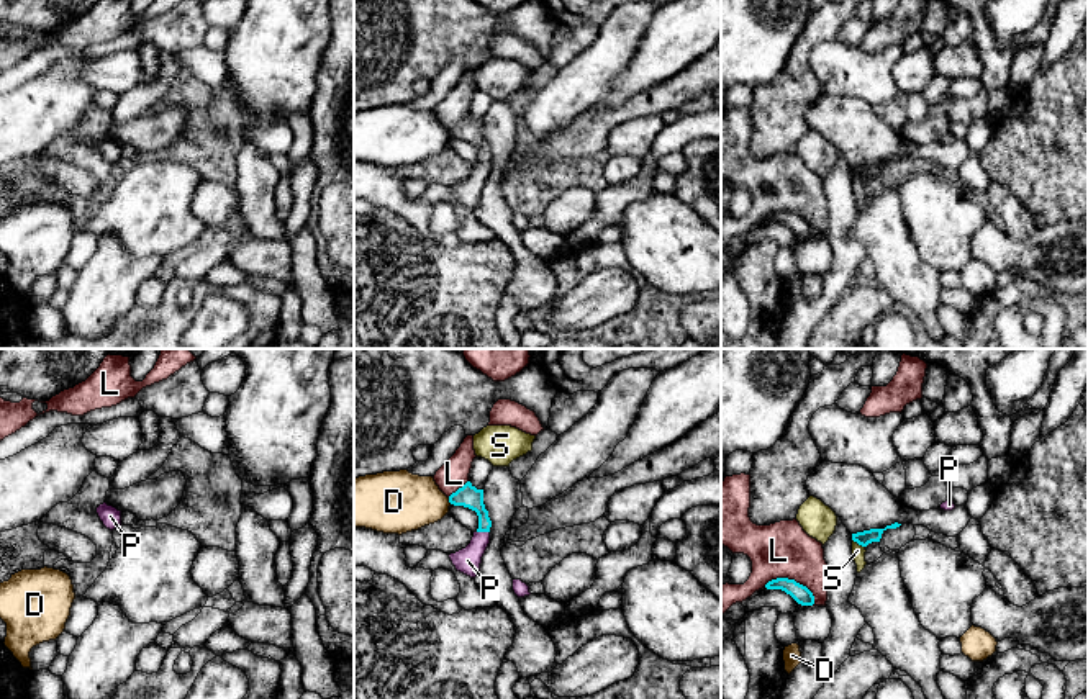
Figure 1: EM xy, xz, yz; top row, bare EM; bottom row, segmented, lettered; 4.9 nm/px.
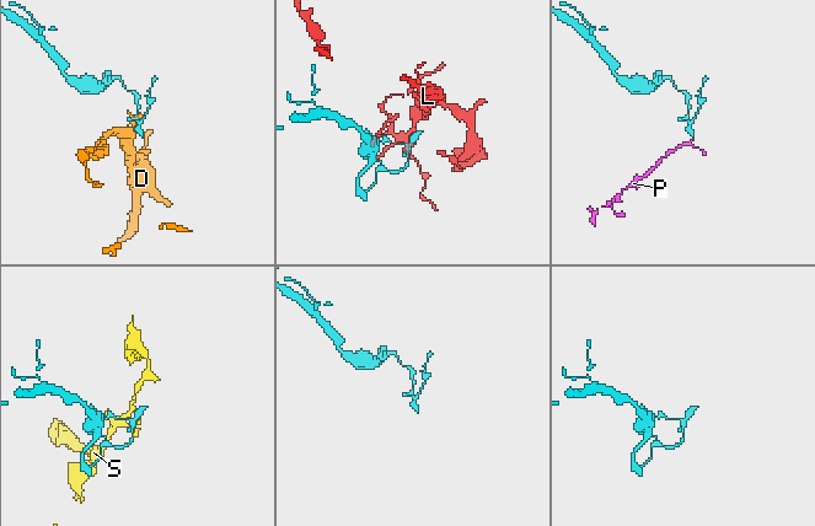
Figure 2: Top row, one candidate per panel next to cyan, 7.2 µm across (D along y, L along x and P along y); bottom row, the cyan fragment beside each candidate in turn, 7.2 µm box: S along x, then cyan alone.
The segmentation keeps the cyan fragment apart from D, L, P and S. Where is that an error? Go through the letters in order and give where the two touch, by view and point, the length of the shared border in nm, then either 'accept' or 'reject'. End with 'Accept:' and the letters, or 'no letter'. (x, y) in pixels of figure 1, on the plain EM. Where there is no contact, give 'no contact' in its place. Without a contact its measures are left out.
D: xz (449, 135) | 40 nm | reject
L: yz (793, 213) | 280 nm | reject
P: xz (484, 164) | 60 nm | accept
S: yz (859, 177) | 80 nm | reject
Accept: P

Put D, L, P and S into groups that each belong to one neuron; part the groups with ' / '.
D / L / P / S

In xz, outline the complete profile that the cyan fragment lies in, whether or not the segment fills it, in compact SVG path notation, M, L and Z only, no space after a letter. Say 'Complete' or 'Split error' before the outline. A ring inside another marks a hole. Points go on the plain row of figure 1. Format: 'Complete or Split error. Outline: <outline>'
Split error. Outline: M470 115L449 129L454 139L464 139L477 146L478 162L474 165L470 177L451 187L449 192L457 205L475 211L480 205L482 190L490 177L492 154L483 138L483 123L477 123Z

